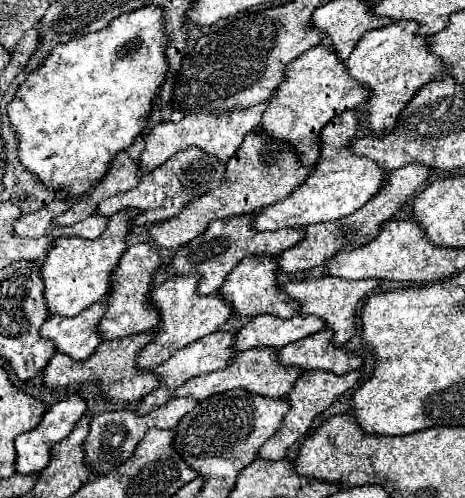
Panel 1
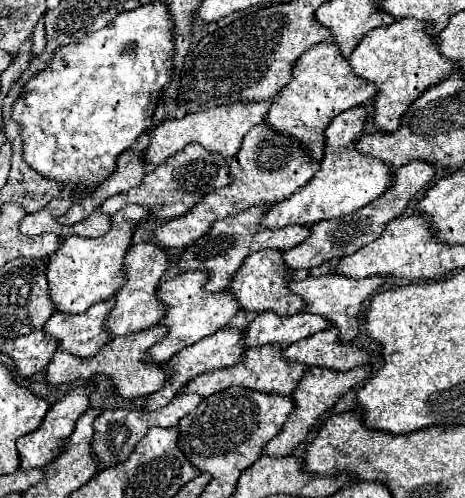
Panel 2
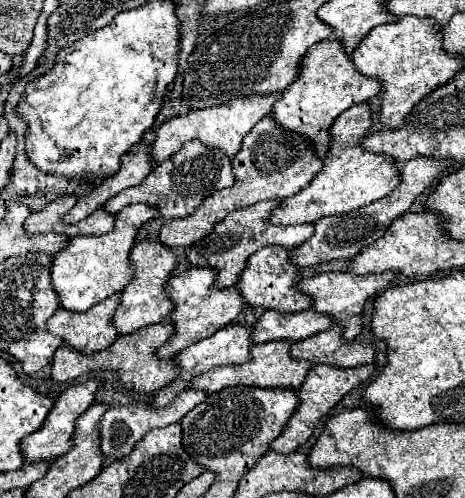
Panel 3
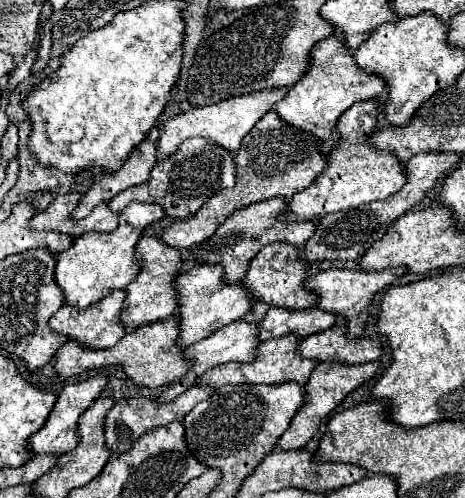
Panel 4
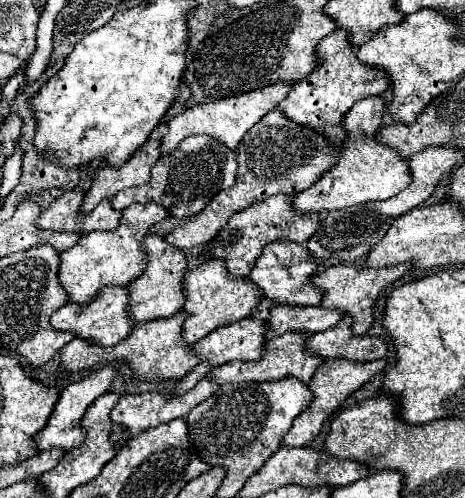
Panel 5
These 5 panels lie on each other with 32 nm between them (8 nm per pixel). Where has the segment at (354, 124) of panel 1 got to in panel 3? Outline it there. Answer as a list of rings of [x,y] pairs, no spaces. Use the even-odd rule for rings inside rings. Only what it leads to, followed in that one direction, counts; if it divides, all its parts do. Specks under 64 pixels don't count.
[[[370,102],[354,104],[336,118],[334,126],[330,128],[330,136],[334,138],[334,142],[324,158],[324,168],[306,188],[286,198],[282,206],[276,208],[276,214],[272,214],[274,224],[306,224],[316,222],[324,216],[352,212],[360,206],[388,196],[392,190],[400,186],[402,178],[396,162],[390,156],[368,152],[362,148],[362,142],[372,126],[372,118],[374,110]]]

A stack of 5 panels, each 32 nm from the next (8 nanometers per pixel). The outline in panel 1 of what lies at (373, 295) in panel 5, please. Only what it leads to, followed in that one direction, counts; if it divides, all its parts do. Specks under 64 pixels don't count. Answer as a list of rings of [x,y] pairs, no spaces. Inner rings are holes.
[[[320,276],[320,278],[308,278],[302,282],[288,282],[284,286],[286,294],[300,302],[300,314],[314,314],[326,322],[330,330],[334,330],[334,344],[346,344],[356,334],[356,308],[358,302],[376,290],[382,284],[382,280],[342,280],[336,276]]]

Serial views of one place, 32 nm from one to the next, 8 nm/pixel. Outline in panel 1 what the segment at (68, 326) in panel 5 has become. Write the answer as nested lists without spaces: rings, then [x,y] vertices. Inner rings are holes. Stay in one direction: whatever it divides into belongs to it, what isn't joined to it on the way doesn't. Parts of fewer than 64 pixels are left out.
[[[96,302],[78,316],[50,316],[40,328],[44,338],[56,342],[60,352],[68,352],[76,360],[84,360],[92,356],[102,340],[98,332],[98,324],[106,312],[106,304]]]

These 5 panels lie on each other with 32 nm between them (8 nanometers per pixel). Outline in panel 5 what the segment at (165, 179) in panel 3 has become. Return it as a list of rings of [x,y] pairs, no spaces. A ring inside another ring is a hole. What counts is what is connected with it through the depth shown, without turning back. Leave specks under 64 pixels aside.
[[[198,134],[188,136],[180,142],[180,148],[176,148],[172,154],[162,156],[152,166],[152,180],[118,192],[112,198],[112,206],[116,210],[124,210],[126,206],[134,202],[156,202],[168,208],[170,216],[186,218],[202,212],[206,204],[224,188],[230,188],[236,182],[236,152],[216,140],[214,136]]]

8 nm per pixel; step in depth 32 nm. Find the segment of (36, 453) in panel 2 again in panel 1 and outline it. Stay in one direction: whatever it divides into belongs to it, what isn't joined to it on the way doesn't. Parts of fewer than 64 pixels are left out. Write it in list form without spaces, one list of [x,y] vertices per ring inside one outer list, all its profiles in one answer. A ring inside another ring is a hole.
[[[72,394],[64,400],[60,400],[58,404],[54,404],[42,418],[42,422],[26,432],[26,434],[20,434],[16,438],[16,452],[18,452],[18,460],[16,460],[16,472],[18,474],[32,474],[32,472],[40,472],[42,468],[48,466],[50,458],[52,458],[52,446],[56,442],[62,442],[72,430],[74,430],[74,424],[78,422],[78,418],[86,412],[86,400],[78,394]]]

